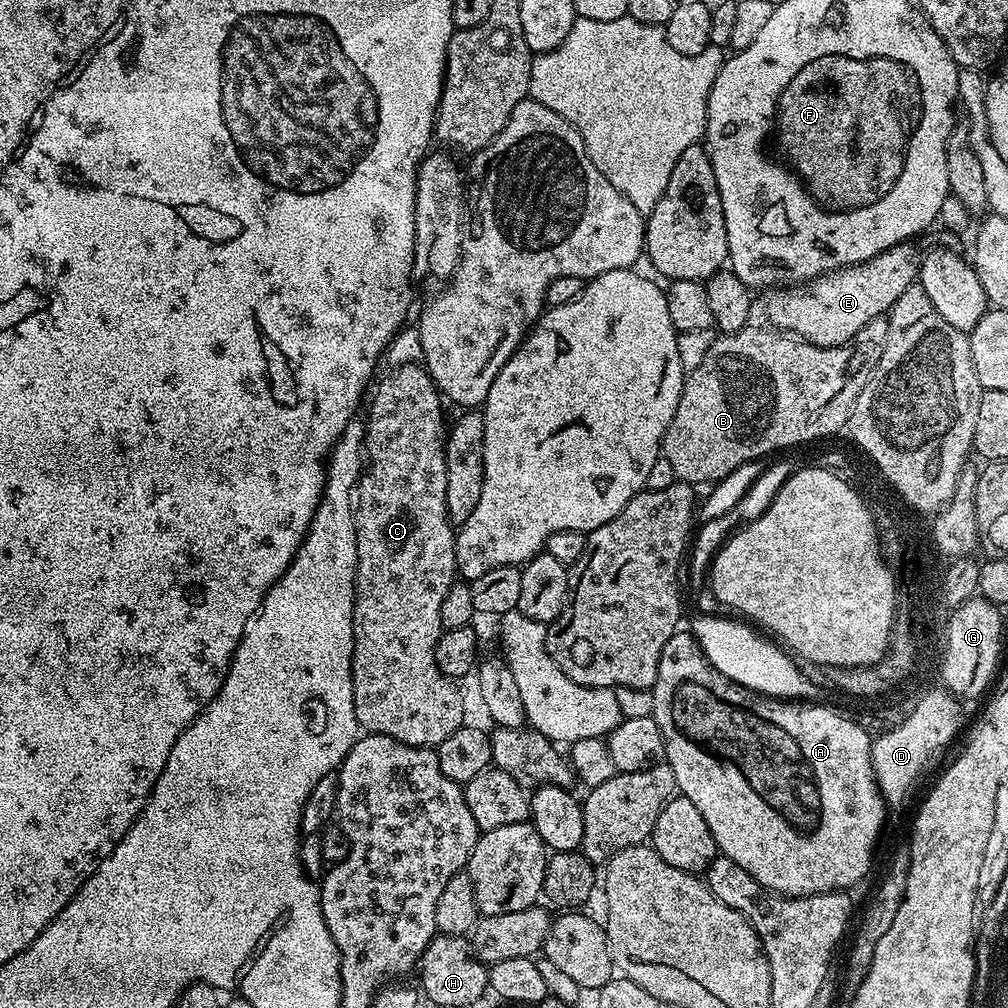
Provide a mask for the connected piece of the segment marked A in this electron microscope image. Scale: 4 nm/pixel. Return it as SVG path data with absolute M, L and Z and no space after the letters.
M677 630L662 646L662 654L658 662L656 681L650 689L652 709L650 715L660 728L664 739L664 755L667 764L674 770L676 787L679 795L690 798L695 808L706 818L706 826L710 826L710 834L714 834L719 855L734 858L746 874L753 876L763 888L769 888L780 896L813 896L823 892L848 890L868 872L872 864L872 851L875 850L886 814L886 802L876 784L876 775L872 769L873 737L868 735L862 725L855 719L843 716L832 708L795 708L792 702L776 702L772 708L761 708L759 704L737 695L736 688L725 683L722 675L704 656L702 646L688 630Z

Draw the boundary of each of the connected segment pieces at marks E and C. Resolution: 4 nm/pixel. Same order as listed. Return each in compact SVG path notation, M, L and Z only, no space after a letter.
M904 241L861 264L837 268L803 284L769 291L764 304L767 323L810 344L831 348L847 345L847 340L854 339L871 320L885 315L903 291L917 281L923 255L915 244Z
M419 363L401 364L395 367L390 376L378 386L370 406L368 420L365 419L364 451L366 465L360 476L354 496L356 545L358 546L358 562L356 563L356 597L352 611L352 633L354 634L354 650L352 651L352 689L354 690L354 714L361 729L365 733L378 736L389 736L403 744L432 748L446 742L454 730L464 723L464 700L455 688L453 681L438 670L434 662L434 650L442 631L440 624L440 607L452 588L452 579L457 579L456 570L456 532L446 510L446 464L444 442L446 439L446 420L442 414L443 399L436 389L436 384Z

